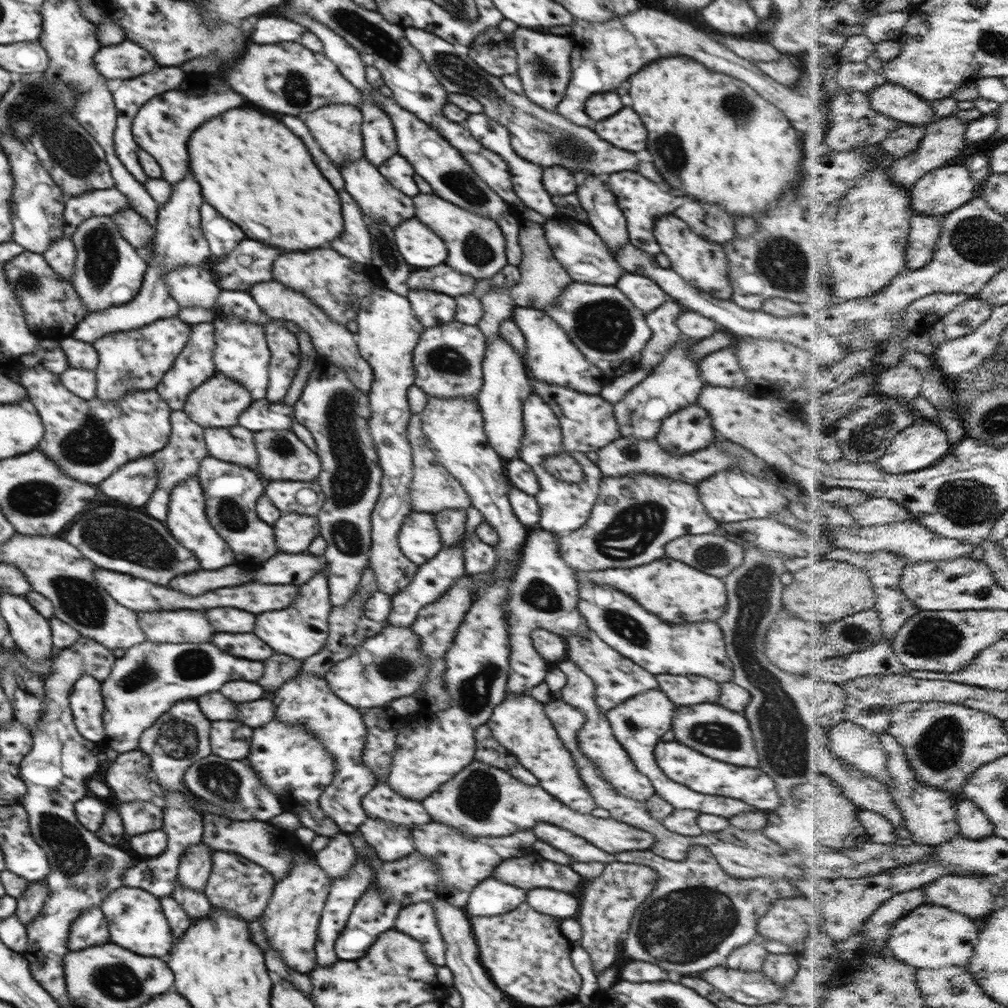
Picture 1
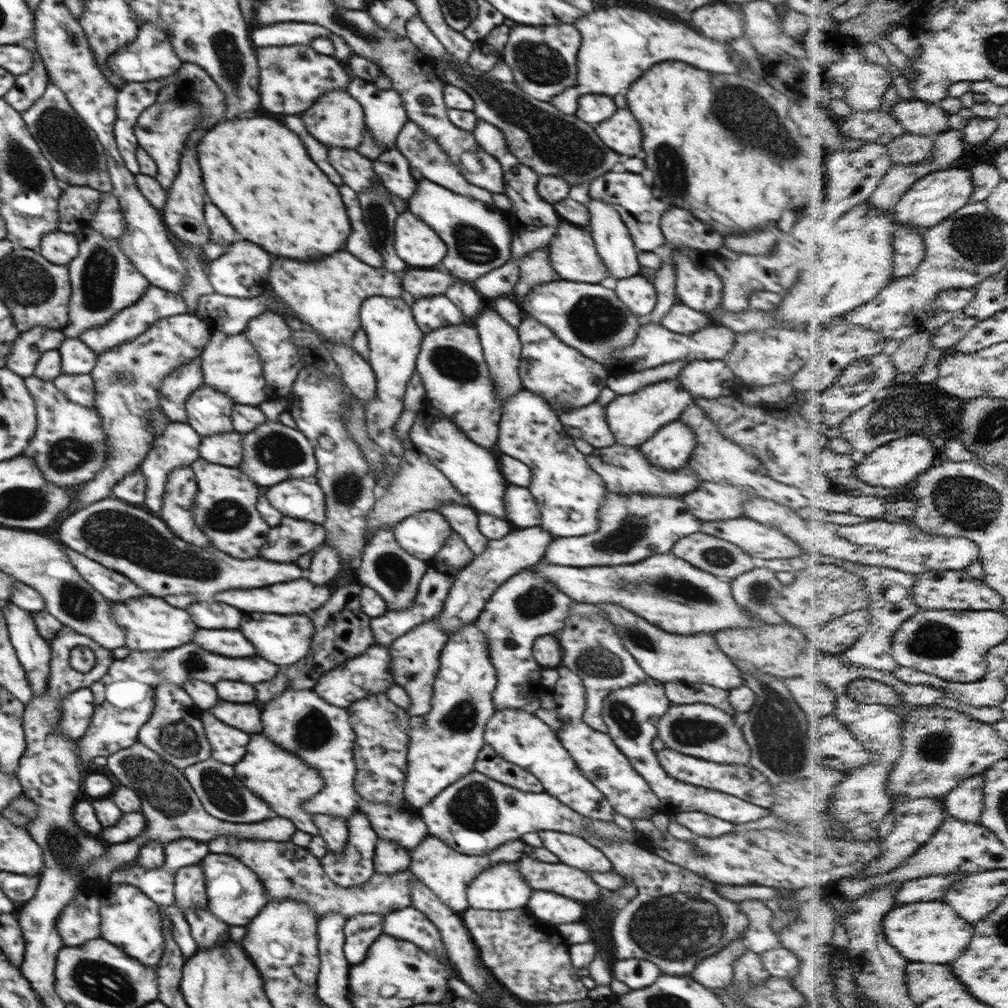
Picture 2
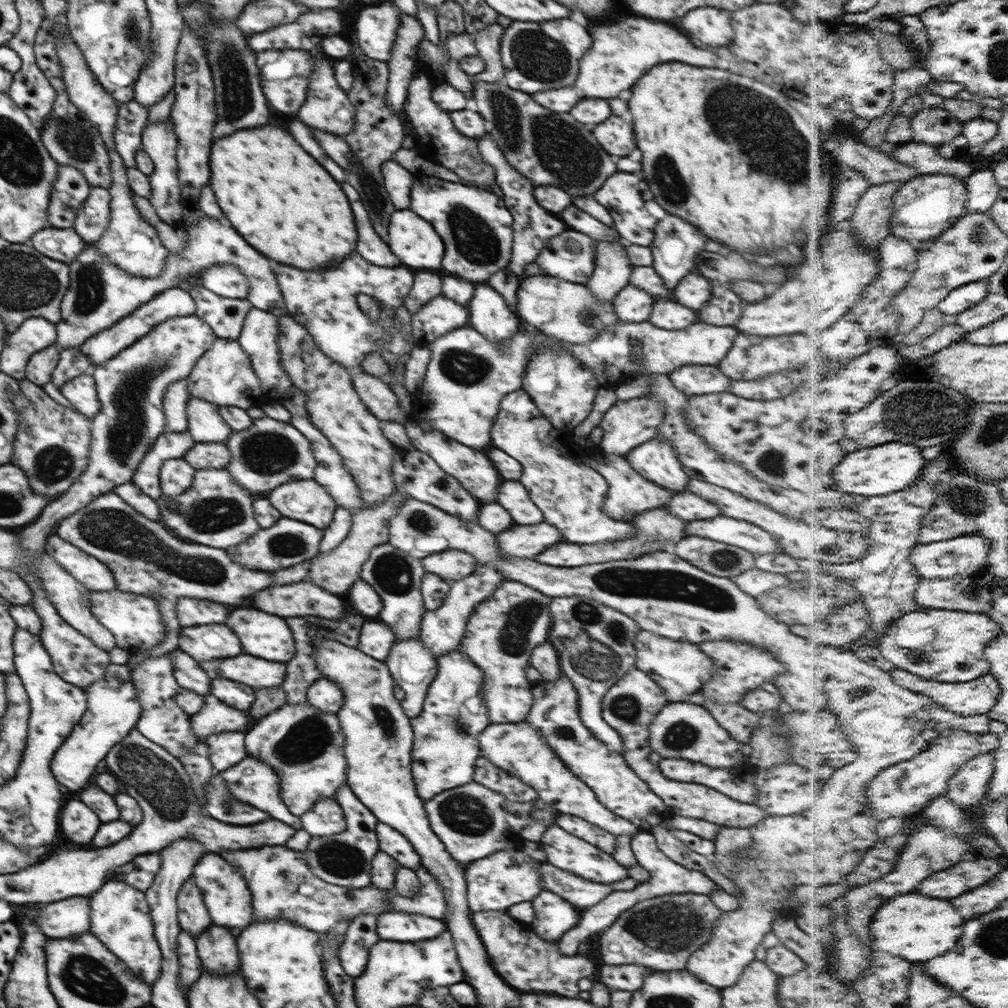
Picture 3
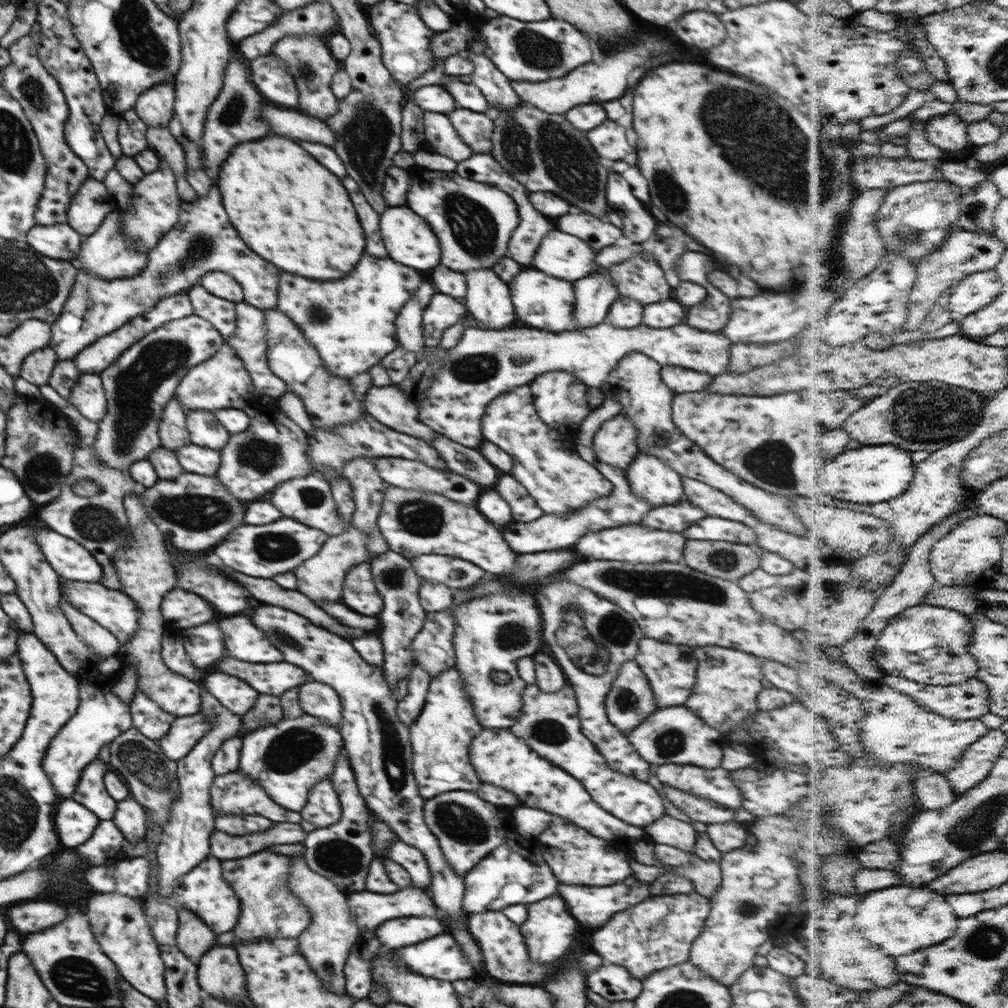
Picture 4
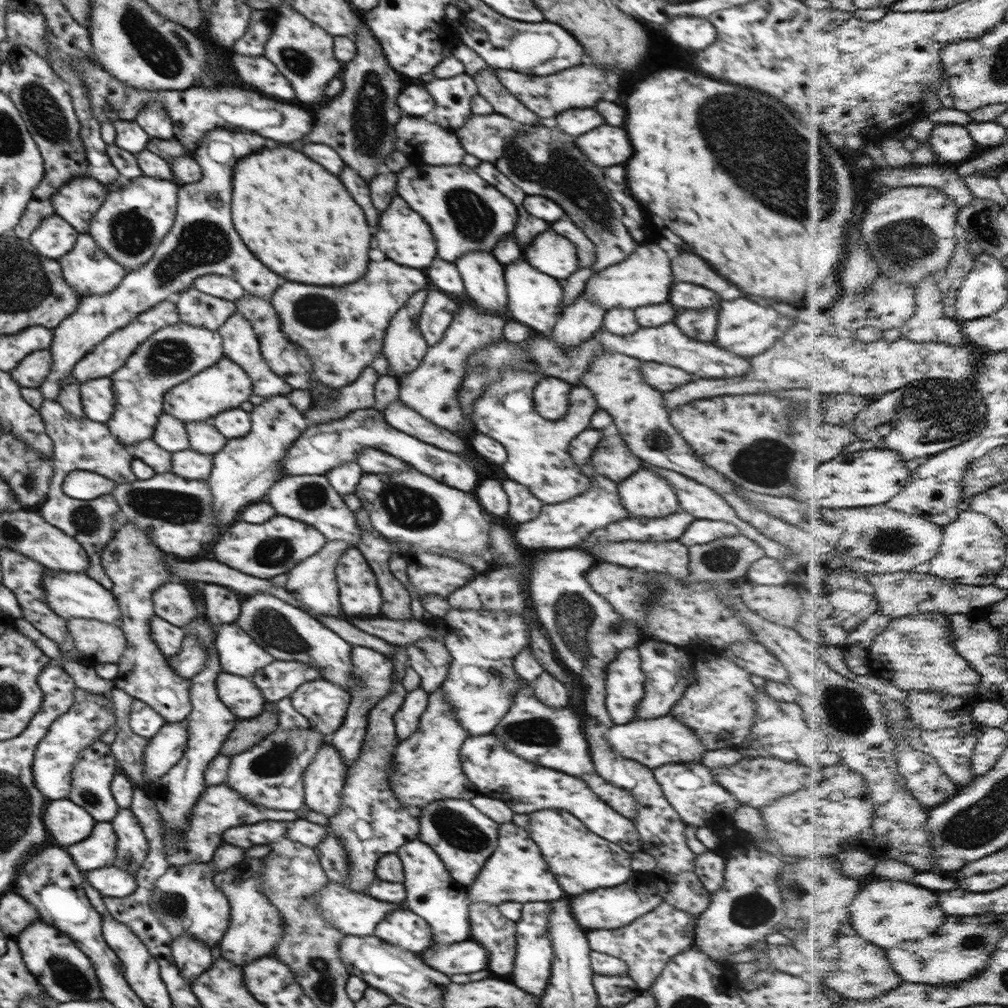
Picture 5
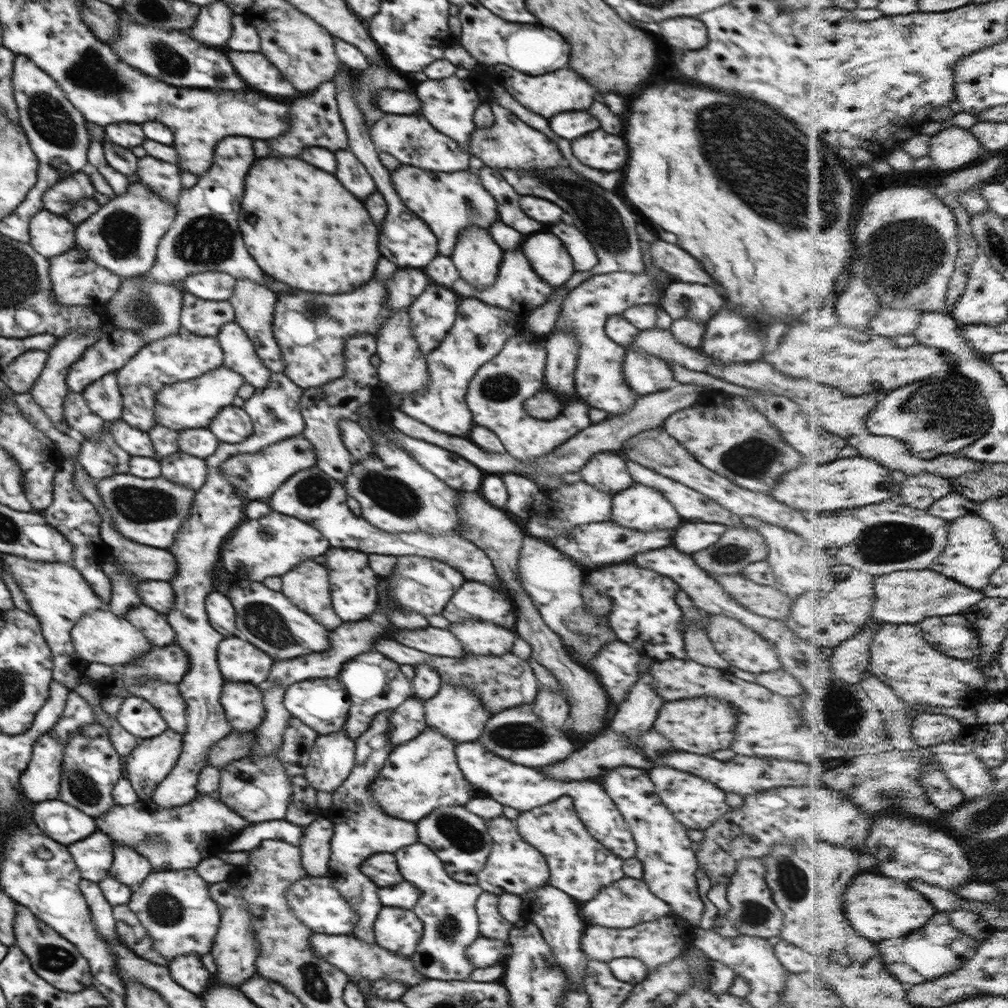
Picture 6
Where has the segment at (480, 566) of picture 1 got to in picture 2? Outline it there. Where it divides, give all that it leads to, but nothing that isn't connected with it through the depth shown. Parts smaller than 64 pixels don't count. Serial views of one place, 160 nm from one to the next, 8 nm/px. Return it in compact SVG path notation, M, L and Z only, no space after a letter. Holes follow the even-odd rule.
M442 504L438 512L447 520L449 526L464 540L468 548L475 554L480 554L489 542L478 528L478 513L468 505Z

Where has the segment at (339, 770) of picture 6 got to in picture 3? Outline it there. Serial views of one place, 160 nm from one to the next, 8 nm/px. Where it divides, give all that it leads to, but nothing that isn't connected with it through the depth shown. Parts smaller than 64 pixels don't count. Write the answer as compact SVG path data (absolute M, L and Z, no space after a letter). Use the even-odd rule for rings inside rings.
M318 799L308 812L298 818L302 828L312 837L329 837L347 827L342 807L334 799Z

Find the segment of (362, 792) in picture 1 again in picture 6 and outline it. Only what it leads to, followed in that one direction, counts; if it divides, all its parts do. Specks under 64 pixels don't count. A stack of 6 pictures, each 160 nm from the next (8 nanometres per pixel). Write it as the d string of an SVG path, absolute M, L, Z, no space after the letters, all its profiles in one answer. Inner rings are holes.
M275 750L270 756L250 756L234 760L222 767L217 796L228 808L238 812L244 820L252 823L282 820L292 800L293 788L288 772L280 762Z

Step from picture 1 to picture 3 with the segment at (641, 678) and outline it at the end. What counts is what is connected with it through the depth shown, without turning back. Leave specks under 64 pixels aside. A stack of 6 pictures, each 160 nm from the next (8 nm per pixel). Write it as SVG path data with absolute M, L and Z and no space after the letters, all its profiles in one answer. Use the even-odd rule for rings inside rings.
M581 596L553 597L549 604L552 624L546 641L552 644L559 656L562 674L566 675L575 686L579 702L579 717L582 724L612 752L622 754L623 740L603 718L601 702L608 689L620 680L627 672L635 668L636 651L634 640L639 630L639 624L622 612L614 610L597 600L581 598Z

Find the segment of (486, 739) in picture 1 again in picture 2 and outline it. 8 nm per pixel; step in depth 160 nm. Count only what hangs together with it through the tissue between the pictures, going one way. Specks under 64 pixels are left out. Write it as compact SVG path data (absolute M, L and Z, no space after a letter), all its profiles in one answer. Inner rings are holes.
M489 744L477 756L474 771L524 792L542 792L542 783L531 772L504 760Z

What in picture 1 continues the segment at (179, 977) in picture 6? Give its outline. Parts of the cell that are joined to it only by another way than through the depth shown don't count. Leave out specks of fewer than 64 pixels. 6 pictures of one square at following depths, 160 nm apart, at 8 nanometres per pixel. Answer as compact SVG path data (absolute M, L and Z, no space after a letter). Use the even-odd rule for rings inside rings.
M203 841L191 846L180 859L177 880L186 888L203 892L207 885L211 870L211 854L214 852Z

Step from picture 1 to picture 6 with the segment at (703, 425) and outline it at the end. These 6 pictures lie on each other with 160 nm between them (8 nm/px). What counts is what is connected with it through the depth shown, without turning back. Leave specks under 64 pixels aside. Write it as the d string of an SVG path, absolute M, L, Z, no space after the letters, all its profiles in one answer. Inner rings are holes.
M637 482L612 497L610 521L641 532L677 529L685 522L662 492Z

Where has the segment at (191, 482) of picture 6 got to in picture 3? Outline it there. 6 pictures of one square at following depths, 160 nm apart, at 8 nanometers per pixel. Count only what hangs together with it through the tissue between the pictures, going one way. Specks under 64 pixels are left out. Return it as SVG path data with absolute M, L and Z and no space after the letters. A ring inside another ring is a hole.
M224 442L196 443L188 450L183 459L188 461L192 468L226 468L231 454Z

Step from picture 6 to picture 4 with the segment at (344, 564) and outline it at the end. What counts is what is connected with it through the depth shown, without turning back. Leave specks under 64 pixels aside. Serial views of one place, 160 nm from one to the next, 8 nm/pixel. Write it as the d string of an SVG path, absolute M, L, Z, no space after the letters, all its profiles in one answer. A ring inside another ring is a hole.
M362 562L348 572L340 602L361 615L376 616L383 609L383 598L374 584L370 563Z

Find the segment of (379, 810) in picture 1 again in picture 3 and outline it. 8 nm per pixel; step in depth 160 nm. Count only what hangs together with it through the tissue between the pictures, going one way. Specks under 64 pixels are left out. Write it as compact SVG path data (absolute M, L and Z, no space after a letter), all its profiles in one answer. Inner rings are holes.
M383 822L377 823L375 831L379 840L380 851L389 854L402 867L414 870L414 868L421 866L420 855L403 834Z

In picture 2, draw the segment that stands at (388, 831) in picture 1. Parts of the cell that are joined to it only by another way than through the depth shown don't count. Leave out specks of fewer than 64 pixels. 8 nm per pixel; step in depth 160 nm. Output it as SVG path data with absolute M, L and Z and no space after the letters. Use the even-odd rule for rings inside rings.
M378 837L373 861L376 873L396 874L409 868L411 856L409 851L397 842Z

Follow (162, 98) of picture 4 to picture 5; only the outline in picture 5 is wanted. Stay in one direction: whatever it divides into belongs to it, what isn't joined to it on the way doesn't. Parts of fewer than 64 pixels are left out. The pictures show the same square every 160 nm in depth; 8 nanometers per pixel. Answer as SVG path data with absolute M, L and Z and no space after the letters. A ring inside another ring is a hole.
M150 103L138 113L135 120L150 139L170 140L174 137L174 124L170 115L160 103Z

